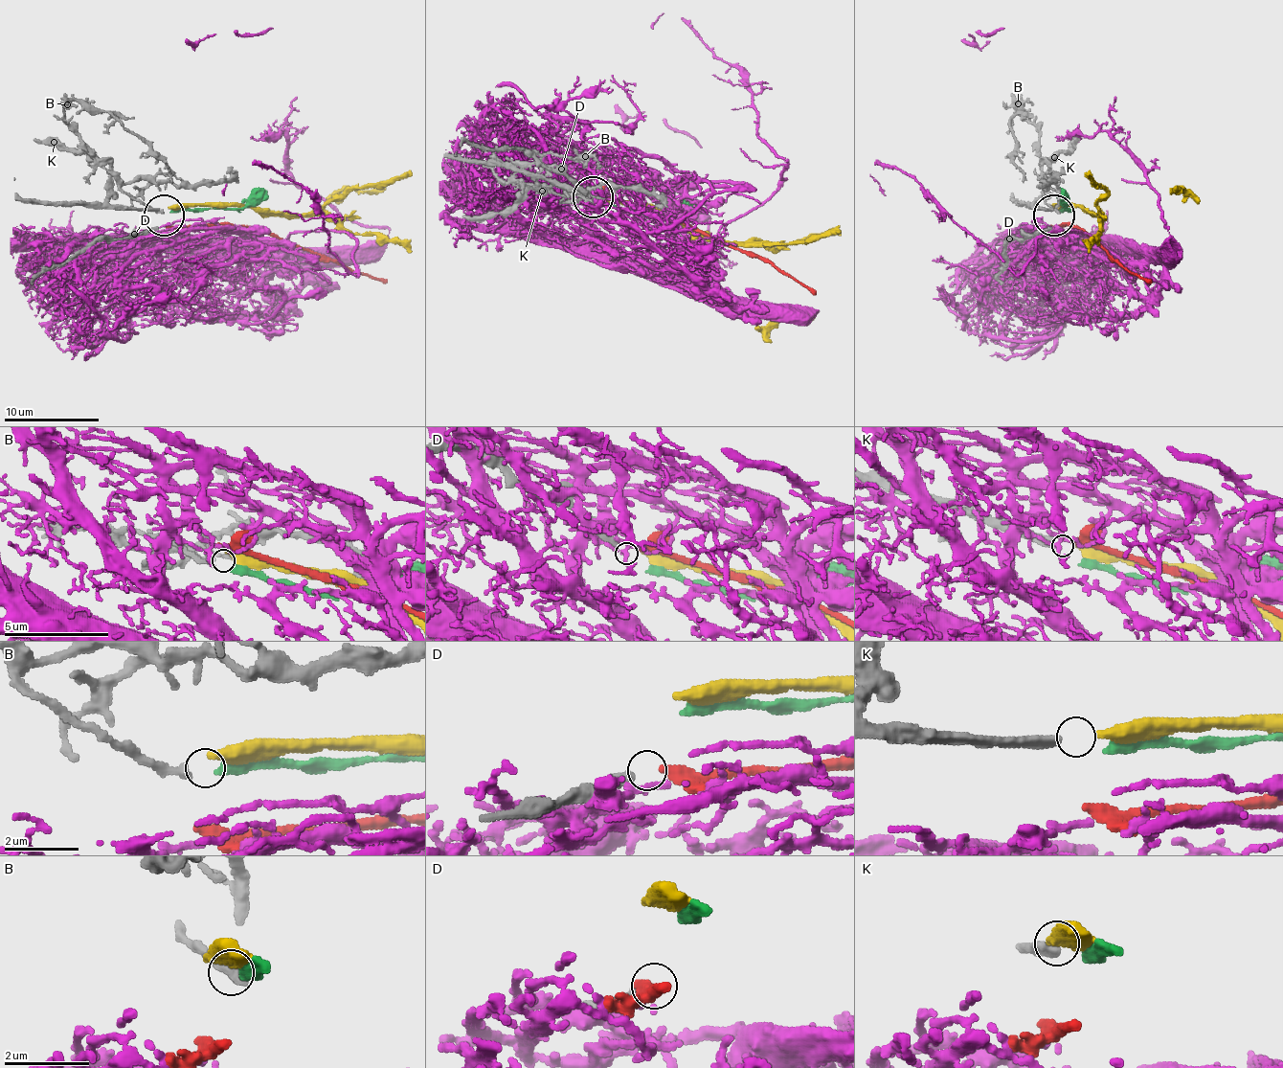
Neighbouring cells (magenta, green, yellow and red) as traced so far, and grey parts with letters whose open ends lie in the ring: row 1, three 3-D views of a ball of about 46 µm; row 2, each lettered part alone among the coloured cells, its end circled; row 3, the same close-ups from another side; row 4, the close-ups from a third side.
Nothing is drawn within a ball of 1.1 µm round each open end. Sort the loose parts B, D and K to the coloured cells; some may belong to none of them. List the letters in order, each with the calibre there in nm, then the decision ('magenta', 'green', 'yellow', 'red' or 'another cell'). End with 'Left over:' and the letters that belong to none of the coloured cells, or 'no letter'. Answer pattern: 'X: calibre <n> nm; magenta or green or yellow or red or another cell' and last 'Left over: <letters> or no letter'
B: calibre 220 nm; green
D: calibre 340 nm; another cell
K: calibre 320 nm; yellow
Left over: D

